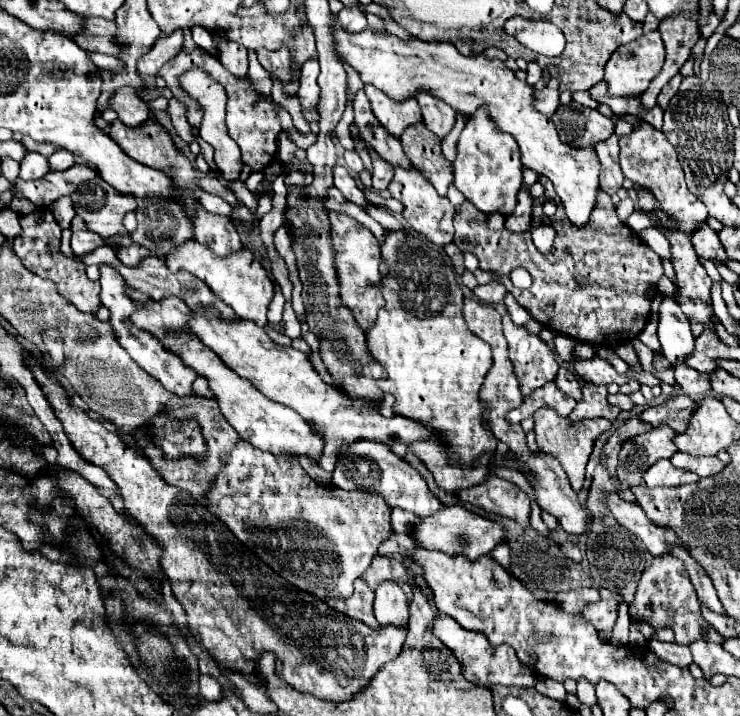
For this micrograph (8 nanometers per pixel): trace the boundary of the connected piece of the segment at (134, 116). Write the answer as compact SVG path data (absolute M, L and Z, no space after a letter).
M129 86L119 88L111 98L109 106L119 114L119 120L123 120L123 124L127 124L129 128L137 128L139 124L145 124L147 120L151 120L149 104L139 100L135 90Z

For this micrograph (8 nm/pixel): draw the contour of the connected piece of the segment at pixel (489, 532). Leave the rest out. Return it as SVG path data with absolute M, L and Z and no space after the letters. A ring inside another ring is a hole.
M445 506L437 514L423 518L415 526L415 536L425 548L443 550L447 554L463 554L469 560L477 560L479 556L489 554L495 546L505 542L505 534L507 534L507 530L499 522L473 514L463 506ZM443 546L459 546L459 548L443 548Z

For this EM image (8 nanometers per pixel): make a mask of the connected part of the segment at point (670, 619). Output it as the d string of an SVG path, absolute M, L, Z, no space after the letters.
M669 554L655 558L655 564L651 564L651 568L647 568L647 572L643 572L643 584L637 586L635 600L629 608L629 612L633 616L639 616L639 618L647 620L655 628L657 626L673 628L677 644L691 644L699 638L709 640L709 642L717 642L717 644L721 644L721 640L723 640L719 636L719 632L715 632L703 620L699 600L695 600L695 588L693 588L689 576L687 576L687 570L685 570L683 562L669 556Z

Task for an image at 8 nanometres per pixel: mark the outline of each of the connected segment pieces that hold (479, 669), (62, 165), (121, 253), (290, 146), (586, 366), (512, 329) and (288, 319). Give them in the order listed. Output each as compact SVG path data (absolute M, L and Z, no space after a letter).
M437 616L433 634L455 654L455 658L461 664L461 674L473 684L479 684L479 686L503 684L503 686L523 686L523 688L529 688L535 684L535 672L531 672L531 668L527 668L525 664L519 664L515 650L507 644L505 646L503 644L499 644L499 646L487 644L487 636L483 636L483 632L465 630L449 616Z
M57 150L47 160L49 160L49 170L51 172L67 170L67 168L71 168L75 164L75 156L71 152L67 152L67 150Z
M133 244L133 246L119 248L119 250L117 250L117 258L119 258L125 266L129 266L129 268L139 268L141 260L147 258L147 256L149 256L149 250L143 248L143 246L139 246L139 244Z
M283 130L283 132L279 134L279 152L277 152L279 162L281 162L281 164L291 162L291 160L295 158L295 150L297 150L297 146L295 146L295 142L291 140L291 134L289 134L287 130Z
M593 356L591 360L585 360L585 362L577 360L573 364L573 370L575 370L575 374L581 380L591 382L591 384L611 384L611 382L615 382L615 384L621 386L621 384L629 382L631 378L637 380L640 384L648 386L659 384L658 378L645 371L640 374L635 374L631 370L628 370L625 374L617 374L617 370L605 358L601 358L601 356Z
M503 316L503 332L509 342L509 358L521 384L521 394L527 396L545 382L555 380L557 360L555 352L541 340L539 334L529 332L525 326L513 324L511 316Z
M285 302L285 312L283 312L283 332L289 336L289 338L297 338L301 336L301 326L295 318L295 312L291 308L291 302Z

